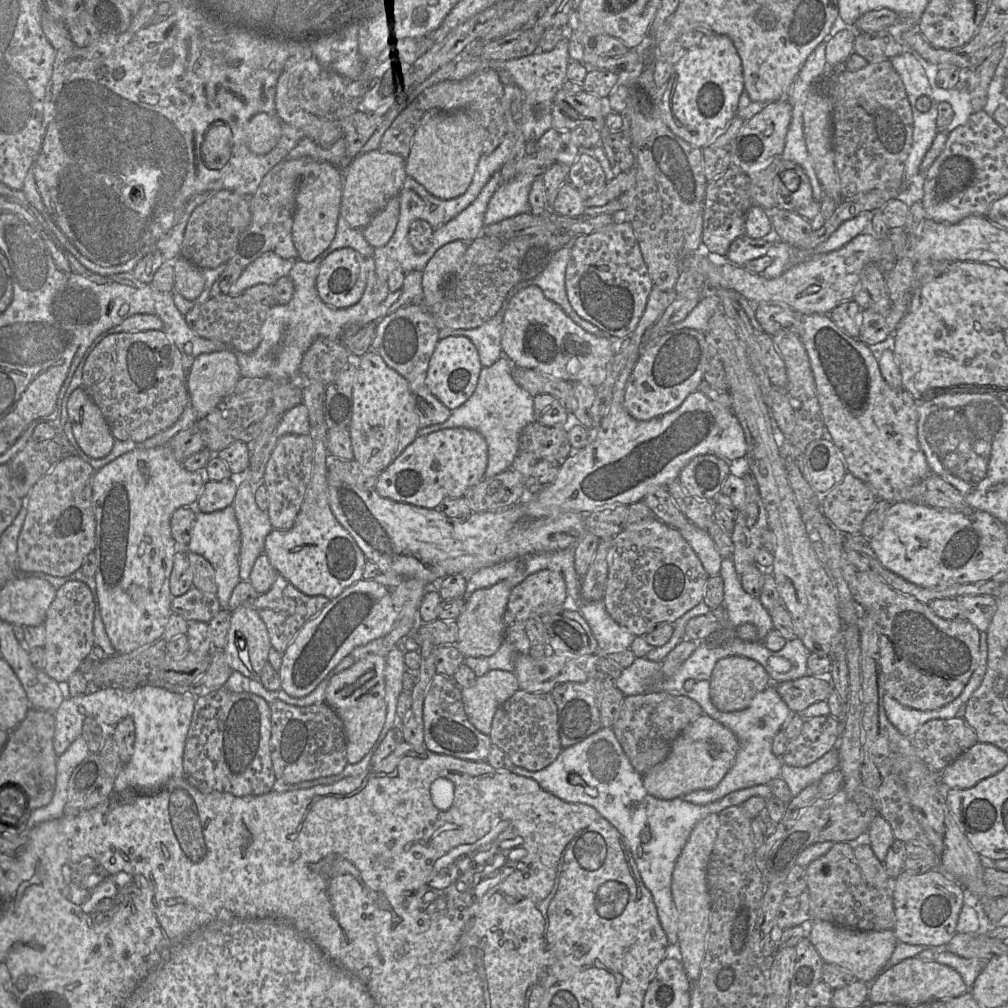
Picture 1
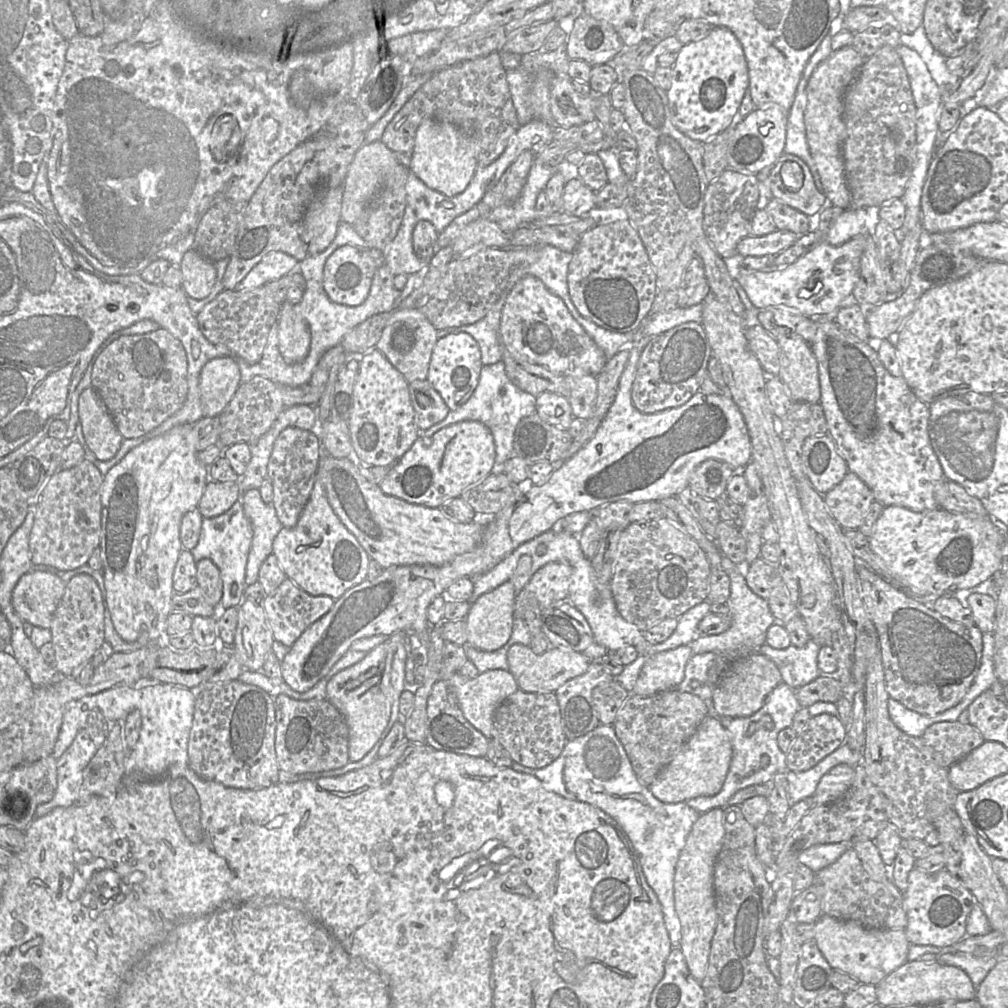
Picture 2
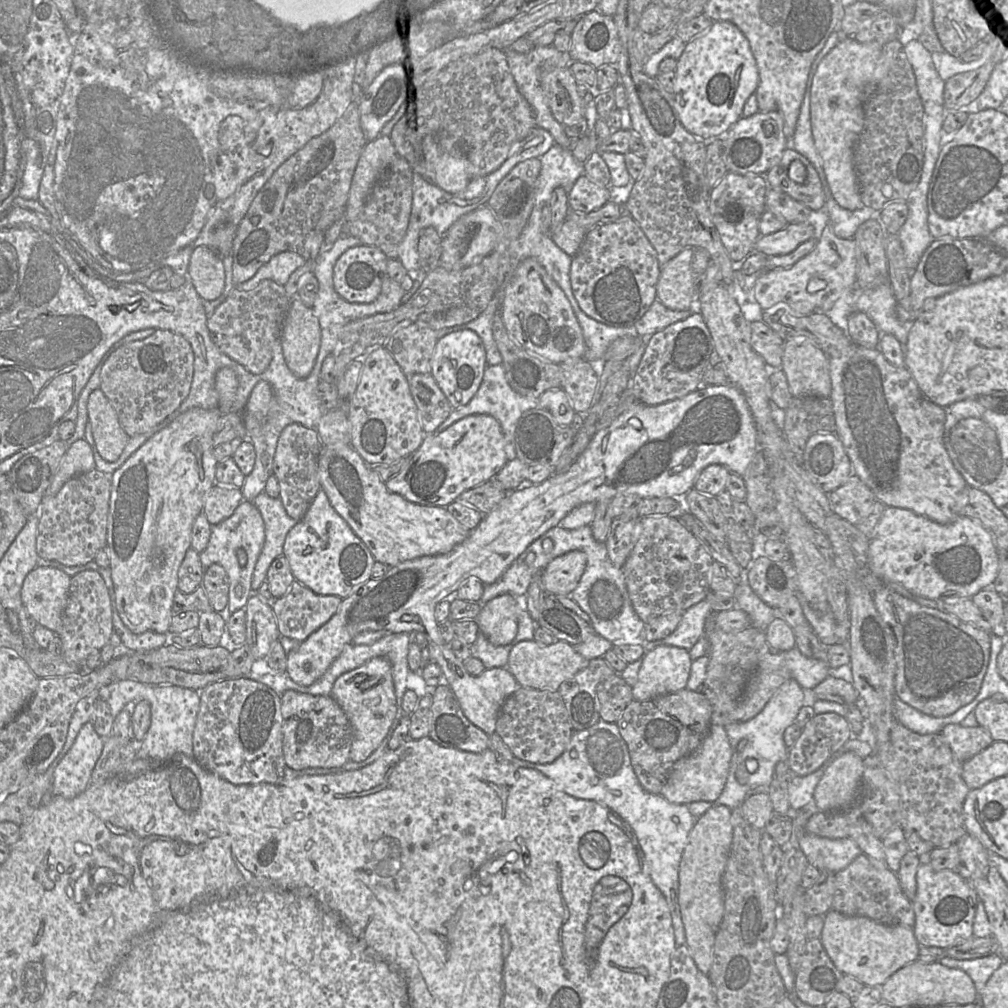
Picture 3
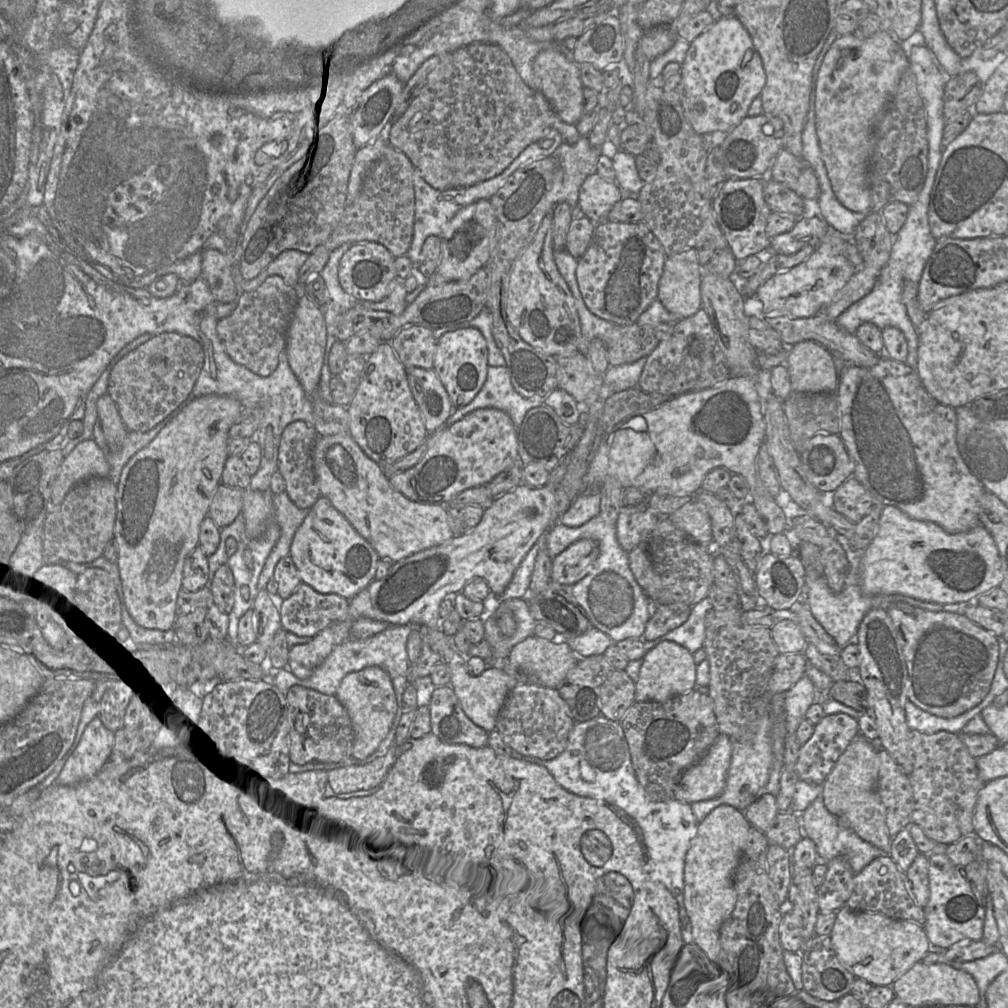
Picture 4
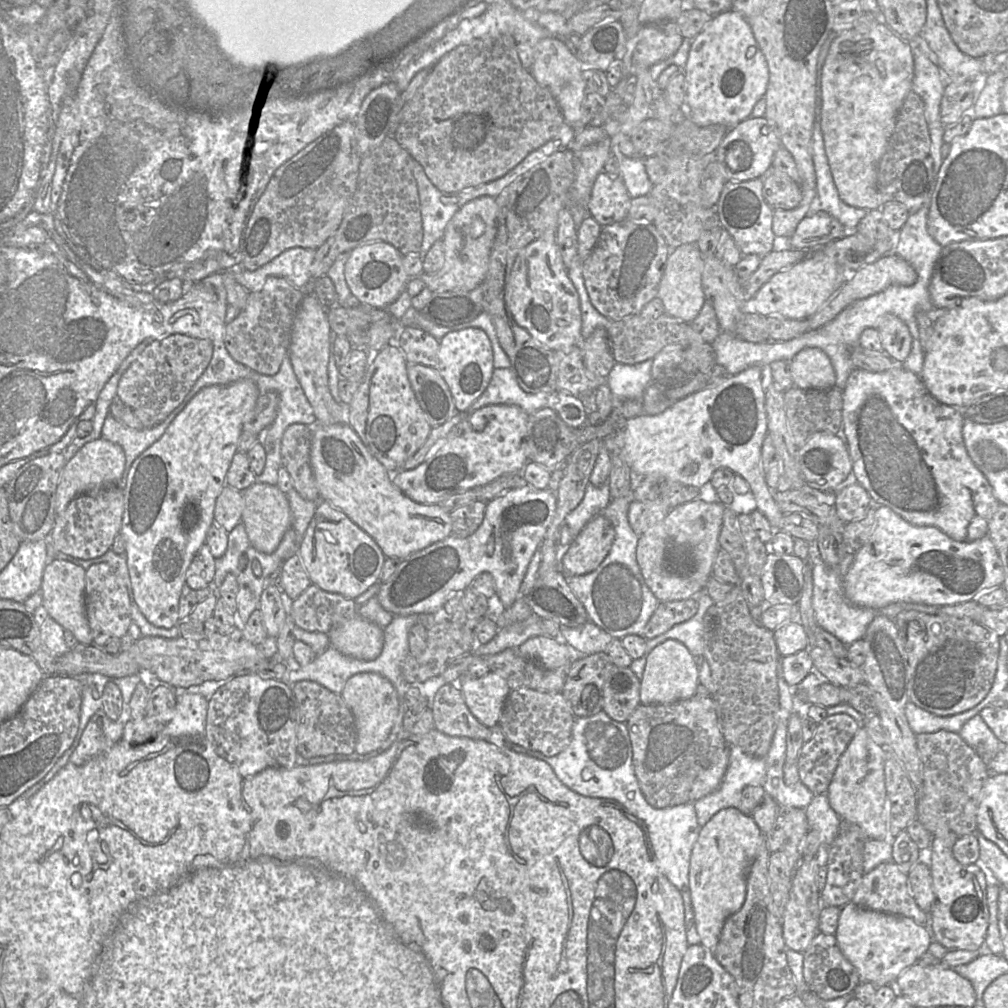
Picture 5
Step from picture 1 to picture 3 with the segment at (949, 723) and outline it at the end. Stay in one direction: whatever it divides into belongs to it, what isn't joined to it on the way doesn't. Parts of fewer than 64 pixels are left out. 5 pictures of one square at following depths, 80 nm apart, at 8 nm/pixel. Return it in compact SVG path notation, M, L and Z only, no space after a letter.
M948 724L940 732L958 760L964 762L990 746L994 740L981 726L965 727Z

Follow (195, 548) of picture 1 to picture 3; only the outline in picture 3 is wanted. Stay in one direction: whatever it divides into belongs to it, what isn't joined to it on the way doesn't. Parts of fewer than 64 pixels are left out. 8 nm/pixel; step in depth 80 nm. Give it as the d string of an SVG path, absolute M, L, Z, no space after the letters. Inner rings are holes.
M243 499L233 514L224 521L212 525L211 535L207 547L199 553L204 571L212 564L220 564L229 578L229 598L227 607L222 610L223 618L228 620L230 615L238 609L244 608L252 594L251 581L254 568L265 542L265 527L263 518L253 502ZM244 549L247 553L247 563L241 566L237 559L237 551ZM242 586L240 596L236 594L236 587Z

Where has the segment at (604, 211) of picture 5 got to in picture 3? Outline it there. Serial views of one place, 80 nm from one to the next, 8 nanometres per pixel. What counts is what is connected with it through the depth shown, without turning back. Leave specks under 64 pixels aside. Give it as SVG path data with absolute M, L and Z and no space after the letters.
M581 175L567 193L569 210L591 212L610 200L610 186L599 186Z

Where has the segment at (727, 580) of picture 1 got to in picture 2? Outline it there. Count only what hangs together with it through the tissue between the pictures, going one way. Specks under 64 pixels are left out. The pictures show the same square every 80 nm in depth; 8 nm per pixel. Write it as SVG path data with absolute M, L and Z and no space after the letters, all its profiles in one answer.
M737 566L730 571L730 596L729 615L731 617L730 627L721 634L696 637L690 644L693 654L706 652L730 652L739 649L758 649L765 643L769 627L776 621L767 600L755 594L747 585L745 580L746 566Z

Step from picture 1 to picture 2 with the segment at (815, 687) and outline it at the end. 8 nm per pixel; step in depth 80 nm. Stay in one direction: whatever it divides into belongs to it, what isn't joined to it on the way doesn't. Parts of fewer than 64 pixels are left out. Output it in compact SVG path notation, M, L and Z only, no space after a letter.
M820 675L812 682L793 689L801 707L809 707L819 701L836 703L842 697L841 683L825 675Z

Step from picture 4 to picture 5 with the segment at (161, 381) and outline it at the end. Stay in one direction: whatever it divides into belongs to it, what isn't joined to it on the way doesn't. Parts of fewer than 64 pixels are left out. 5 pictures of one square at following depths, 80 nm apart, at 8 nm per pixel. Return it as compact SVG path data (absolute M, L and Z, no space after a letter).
M173 334L149 341L140 355L122 374L117 398L130 407L145 428L162 423L185 399L203 374L213 356L213 343L208 339Z

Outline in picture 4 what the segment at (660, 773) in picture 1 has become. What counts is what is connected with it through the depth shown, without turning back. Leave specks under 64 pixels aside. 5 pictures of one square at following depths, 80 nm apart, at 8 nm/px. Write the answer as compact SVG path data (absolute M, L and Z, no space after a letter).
M720 733L705 756L682 774L673 799L691 804L718 797L726 785L732 747L730 737Z

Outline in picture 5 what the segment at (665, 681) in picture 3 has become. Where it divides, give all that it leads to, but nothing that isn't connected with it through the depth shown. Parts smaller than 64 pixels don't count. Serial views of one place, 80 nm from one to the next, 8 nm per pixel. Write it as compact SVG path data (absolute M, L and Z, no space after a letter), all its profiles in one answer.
M668 639L657 645L645 657L646 664L640 679L640 704L669 704L696 694L699 667L694 656L683 643Z

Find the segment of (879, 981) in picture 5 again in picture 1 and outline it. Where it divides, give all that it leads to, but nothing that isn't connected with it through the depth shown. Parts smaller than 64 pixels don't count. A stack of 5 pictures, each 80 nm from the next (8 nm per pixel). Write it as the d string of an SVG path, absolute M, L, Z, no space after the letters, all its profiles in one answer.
M812 921L808 938L825 963L848 970L858 981L873 982L887 965L898 943L893 931L859 931L826 921Z

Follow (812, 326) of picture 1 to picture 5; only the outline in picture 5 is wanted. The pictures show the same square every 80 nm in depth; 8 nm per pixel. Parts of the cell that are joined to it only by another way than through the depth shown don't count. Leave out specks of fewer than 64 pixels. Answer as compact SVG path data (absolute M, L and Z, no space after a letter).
M903 366L884 372L855 368L842 396L841 436L852 461L852 472L873 501L891 508L913 525L936 527L956 541L972 542L988 535L989 521L1000 502L967 452L961 409L940 403L929 393L920 376Z

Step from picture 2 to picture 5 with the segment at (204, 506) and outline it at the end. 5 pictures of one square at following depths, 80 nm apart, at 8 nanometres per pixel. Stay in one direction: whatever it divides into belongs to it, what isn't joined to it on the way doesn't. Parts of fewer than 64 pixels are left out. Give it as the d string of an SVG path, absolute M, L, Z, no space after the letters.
M225 486L216 499L214 522L227 532L230 532L241 522L243 509L243 492Z

